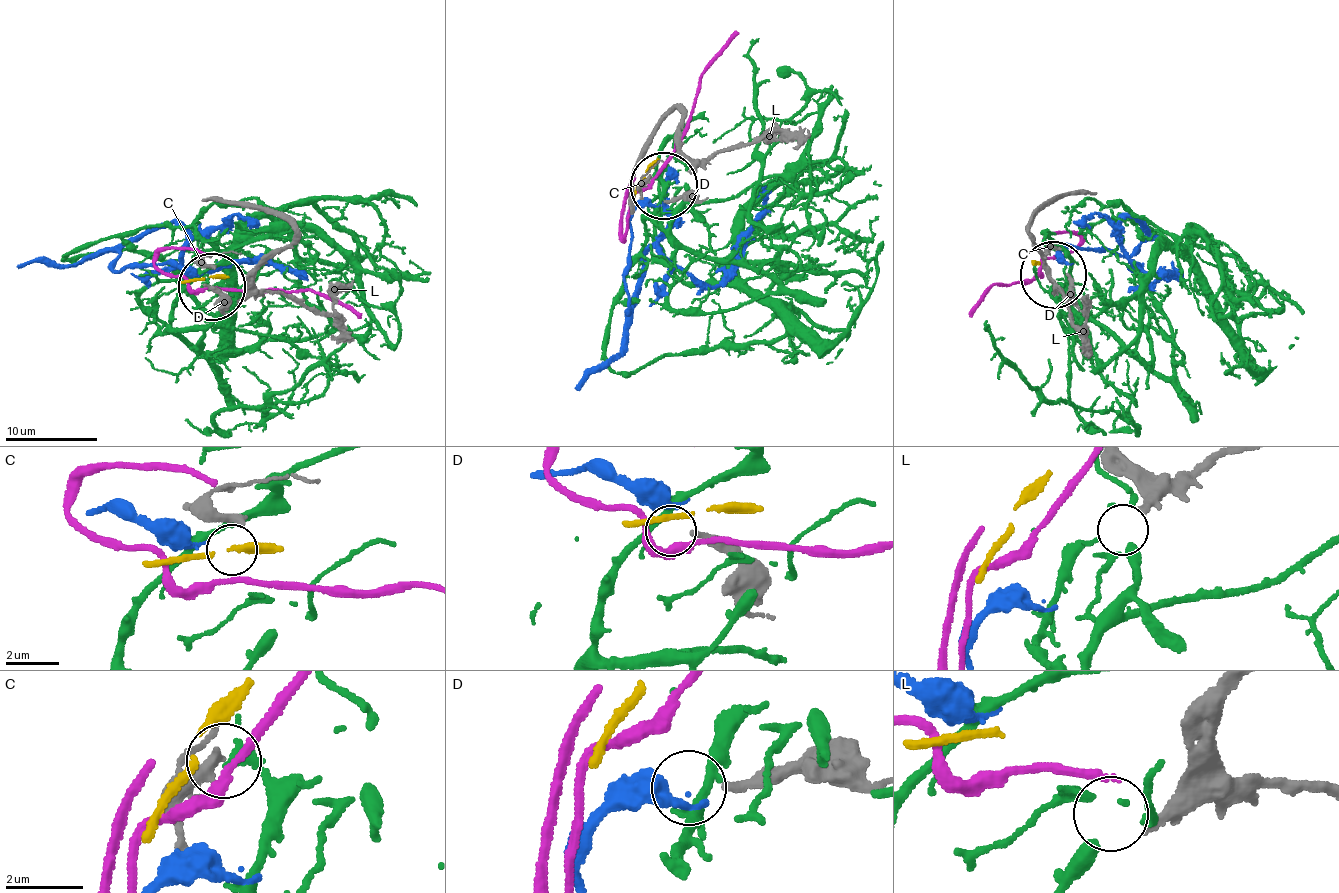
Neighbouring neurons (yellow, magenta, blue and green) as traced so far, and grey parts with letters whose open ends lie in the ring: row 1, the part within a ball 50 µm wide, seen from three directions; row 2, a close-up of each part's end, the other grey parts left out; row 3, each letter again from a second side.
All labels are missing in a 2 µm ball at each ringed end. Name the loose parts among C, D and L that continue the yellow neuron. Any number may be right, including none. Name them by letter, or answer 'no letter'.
no letter

